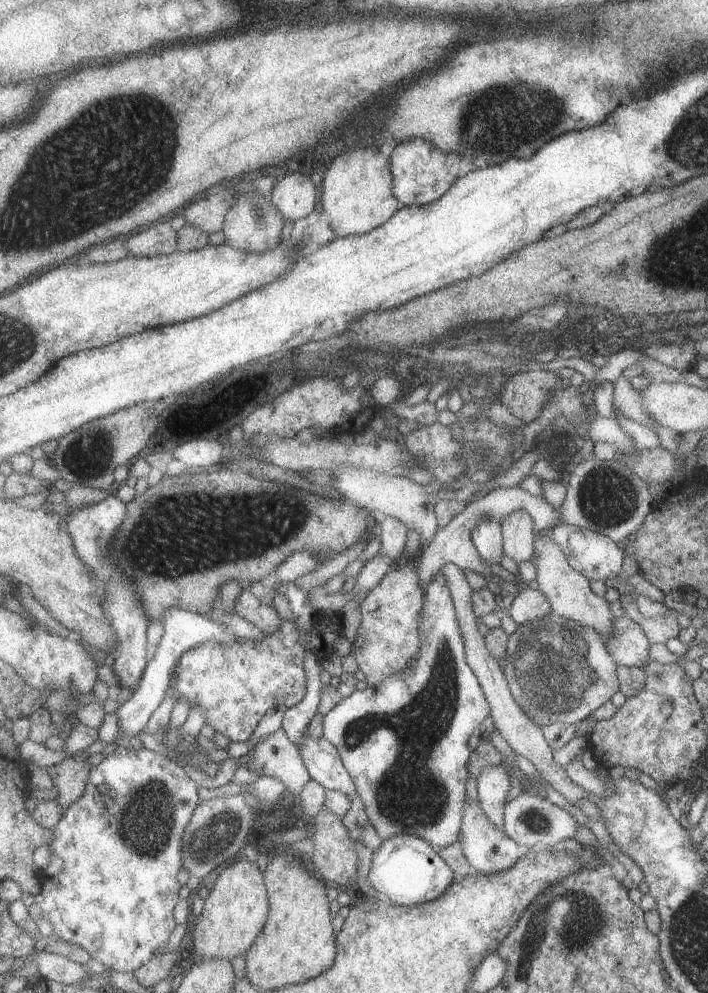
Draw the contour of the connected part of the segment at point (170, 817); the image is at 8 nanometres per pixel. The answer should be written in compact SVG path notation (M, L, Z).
M119 742L117 749L105 758L99 765L92 770L90 776L90 784L85 791L85 795L67 811L65 811L62 822L55 828L58 838L51 844L53 857L47 869L43 870L42 886L43 900L41 905L44 910L44 917L54 926L54 937L62 938L68 942L79 944L90 951L94 959L101 961L107 970L117 970L118 972L135 973L149 963L156 956L156 952L160 948L170 944L172 932L178 926L176 920L176 908L180 904L180 892L182 892L182 882L180 882L180 872L184 870L184 836L188 830L190 823L198 810L198 806L203 803L202 796L198 789L200 785L188 776L188 772L184 770L184 766L173 761L169 755L159 753L146 748L139 750L130 750L124 748Z

